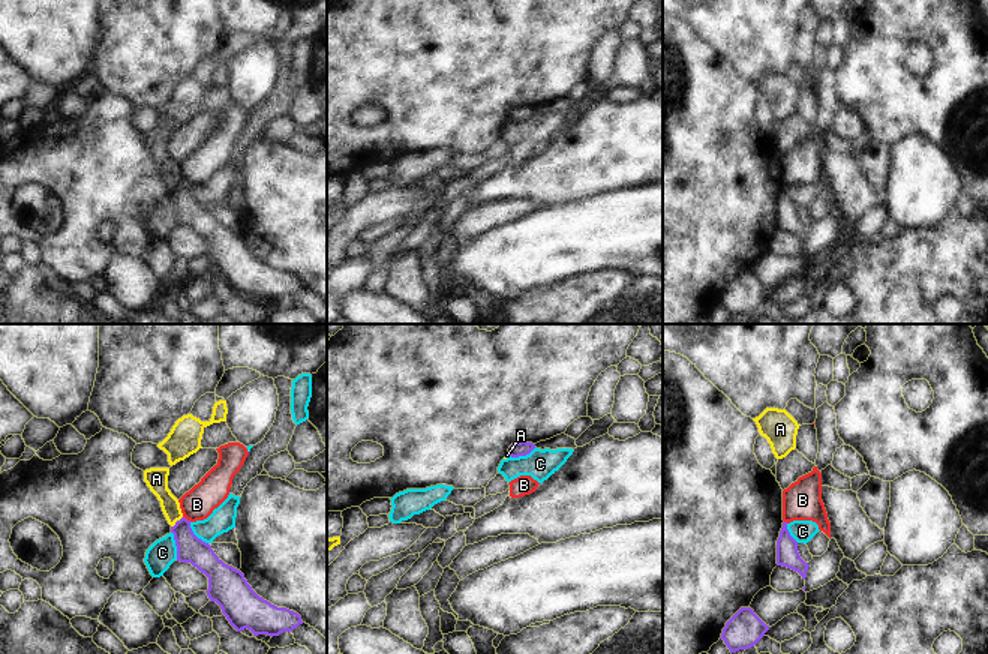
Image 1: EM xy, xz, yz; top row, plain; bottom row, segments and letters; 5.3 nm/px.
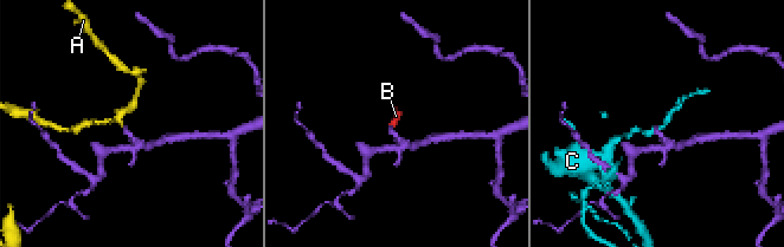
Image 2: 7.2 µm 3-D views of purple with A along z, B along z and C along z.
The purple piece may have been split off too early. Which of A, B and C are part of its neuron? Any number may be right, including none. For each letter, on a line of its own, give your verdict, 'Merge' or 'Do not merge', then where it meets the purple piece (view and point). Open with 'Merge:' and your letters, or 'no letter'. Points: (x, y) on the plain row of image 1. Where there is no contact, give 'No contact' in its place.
Merge: no letter
A: Do not merge. Touches purple at xy (176, 186)
B: Do not merge. Touches purple at xy (186, 183)
C: Do not merge. Touches purple at xy (176, 209).

